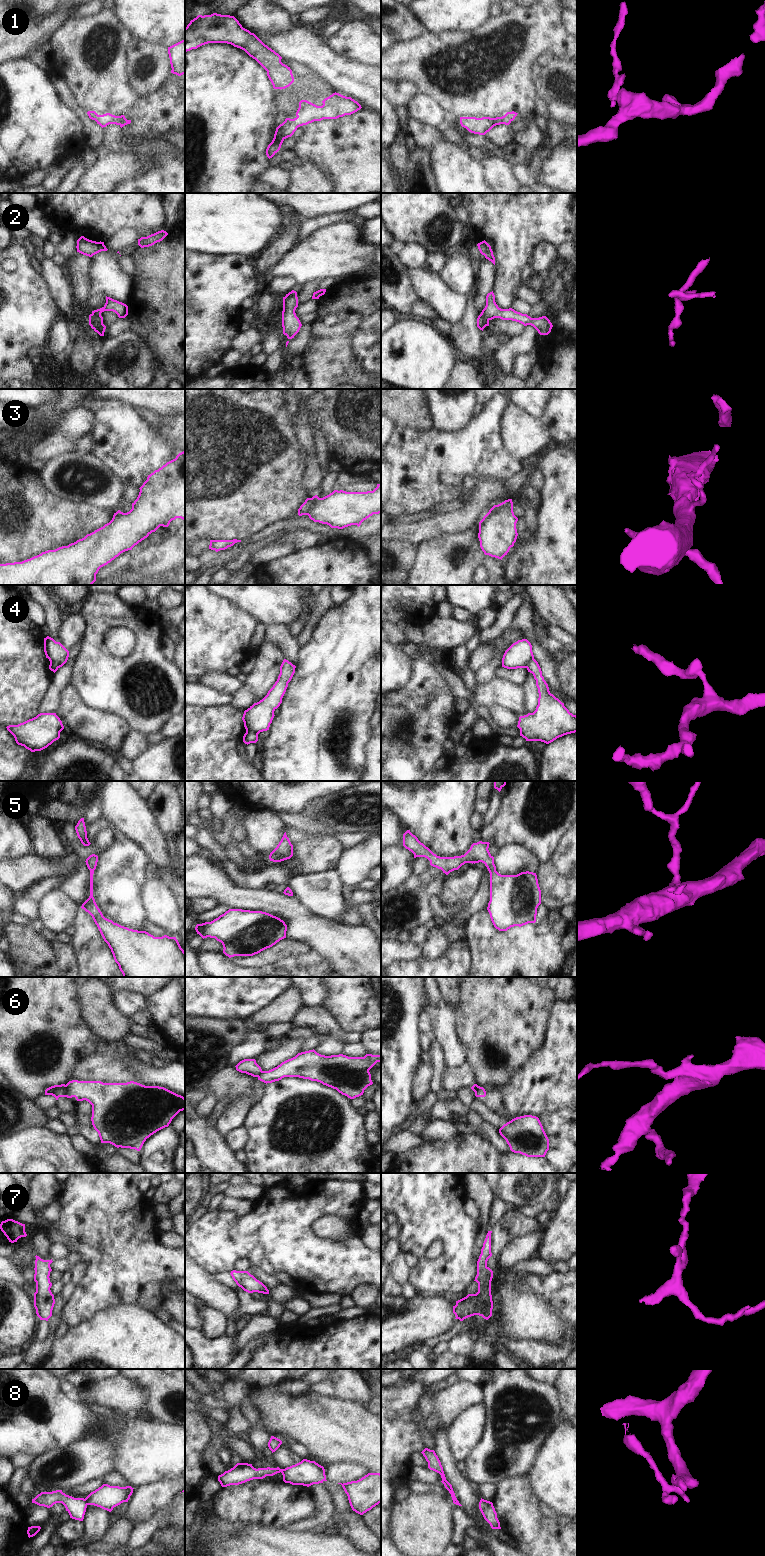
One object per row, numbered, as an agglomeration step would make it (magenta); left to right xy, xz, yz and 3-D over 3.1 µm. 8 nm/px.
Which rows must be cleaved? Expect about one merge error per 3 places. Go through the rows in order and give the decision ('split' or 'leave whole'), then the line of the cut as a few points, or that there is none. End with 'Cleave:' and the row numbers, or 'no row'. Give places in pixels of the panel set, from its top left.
1: leave whole; cut none
2: leave whole; cut none
3: split; cut xz (312, 498), (313, 502), (306, 514)
4: split; cut xz (246, 730), (257, 734)
5: leave whole; cut none
6: split; cut xy (66, 1085), (64, 1096)
7: leave whole; cut none
8: split; cut xy (84, 1499), (87, 1504)
Cleave: 3, 4, 6, 8

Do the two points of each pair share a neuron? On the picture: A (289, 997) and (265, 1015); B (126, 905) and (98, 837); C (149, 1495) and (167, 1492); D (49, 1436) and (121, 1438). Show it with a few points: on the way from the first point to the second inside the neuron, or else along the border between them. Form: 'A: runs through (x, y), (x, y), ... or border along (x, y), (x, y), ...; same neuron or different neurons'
A: runs through (283, 1003), (271, 1014); same neuron
B: runs through (119, 888), (119, 858), (115, 854); same neuron
C: runs through (153, 1495), (163, 1492); same neuron
D: runs through (67, 1427), (103, 1427); same neuron

